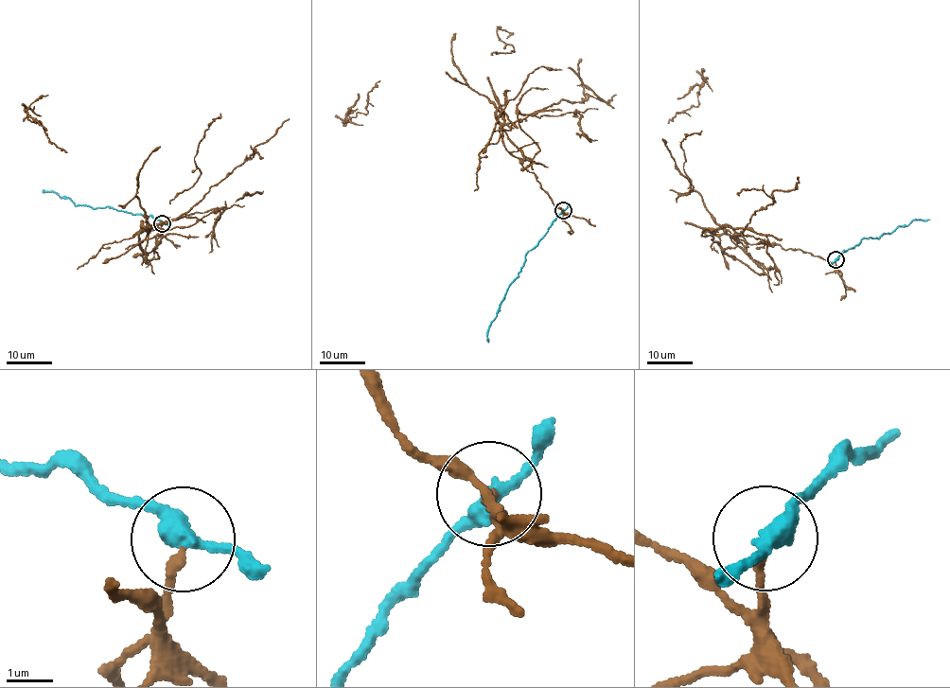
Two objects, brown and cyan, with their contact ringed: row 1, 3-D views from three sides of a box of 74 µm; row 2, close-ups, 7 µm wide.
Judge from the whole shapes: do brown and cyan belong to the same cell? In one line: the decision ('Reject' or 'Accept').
Reject

